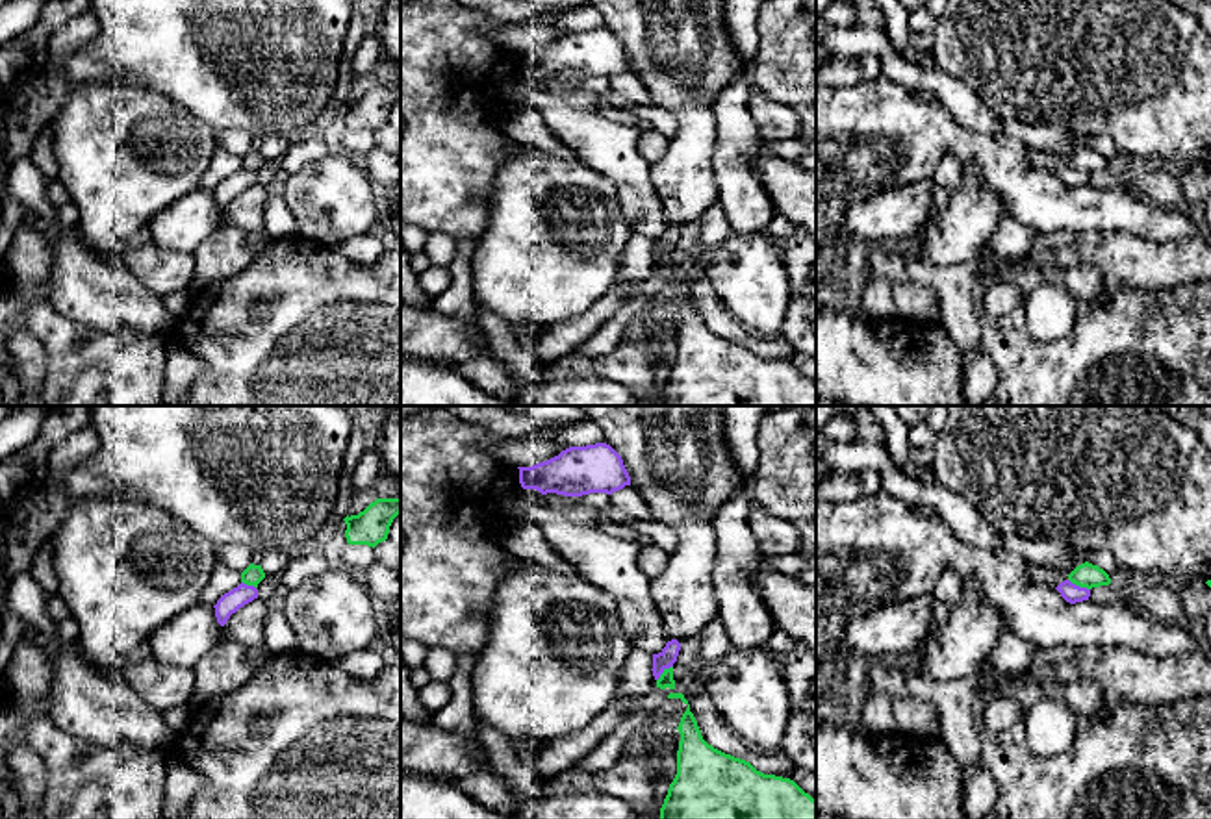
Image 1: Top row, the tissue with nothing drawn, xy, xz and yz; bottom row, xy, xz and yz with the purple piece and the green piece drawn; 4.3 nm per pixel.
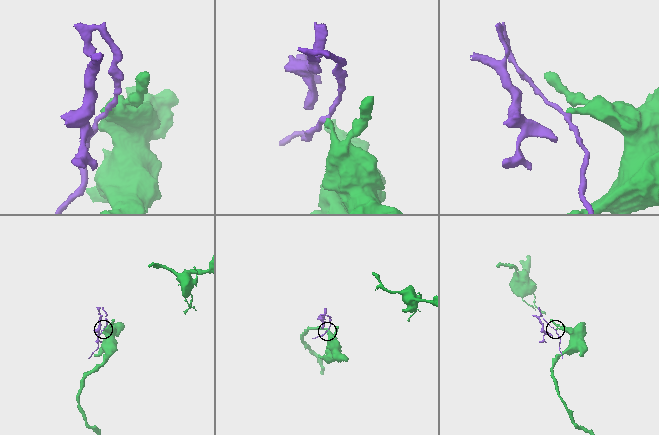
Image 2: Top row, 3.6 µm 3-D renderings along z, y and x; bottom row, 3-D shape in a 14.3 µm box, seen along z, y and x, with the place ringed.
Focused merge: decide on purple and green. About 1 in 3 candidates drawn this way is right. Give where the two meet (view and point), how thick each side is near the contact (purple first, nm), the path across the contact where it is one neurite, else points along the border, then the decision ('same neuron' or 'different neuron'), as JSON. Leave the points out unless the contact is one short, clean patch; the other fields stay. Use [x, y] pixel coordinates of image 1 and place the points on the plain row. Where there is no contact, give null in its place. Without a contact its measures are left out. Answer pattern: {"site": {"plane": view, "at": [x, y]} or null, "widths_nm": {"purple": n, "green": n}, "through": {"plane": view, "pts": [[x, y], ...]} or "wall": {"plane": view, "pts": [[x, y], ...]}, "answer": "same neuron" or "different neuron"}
{"site": {"plane": "yz", "at": [1078, 171]}, "widths_nm": {"purple": 90, "green": 110}, "wall": {"plane": "yz", "pts": [[1069, 163], [1089, 175]]}, "answer": "different neuron"}

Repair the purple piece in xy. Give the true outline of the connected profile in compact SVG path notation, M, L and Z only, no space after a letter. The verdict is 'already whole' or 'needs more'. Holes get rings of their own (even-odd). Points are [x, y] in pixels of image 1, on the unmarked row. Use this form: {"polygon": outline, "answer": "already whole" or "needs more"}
{"polygon": "M241 167L237 172L224 178L213 191L217 208L224 211L232 198L236 198L239 193L252 187L254 183L258 183L258 174Z", "answer": "already whole"}

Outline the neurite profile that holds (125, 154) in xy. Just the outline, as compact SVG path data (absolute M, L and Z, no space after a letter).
M119 82L74 83L52 132L56 180L78 209L76 230L108 259L124 259L156 215L197 191L215 152L210 124L167 96Z

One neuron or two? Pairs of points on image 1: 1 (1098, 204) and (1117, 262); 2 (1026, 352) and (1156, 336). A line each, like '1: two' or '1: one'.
1: two
2: one

